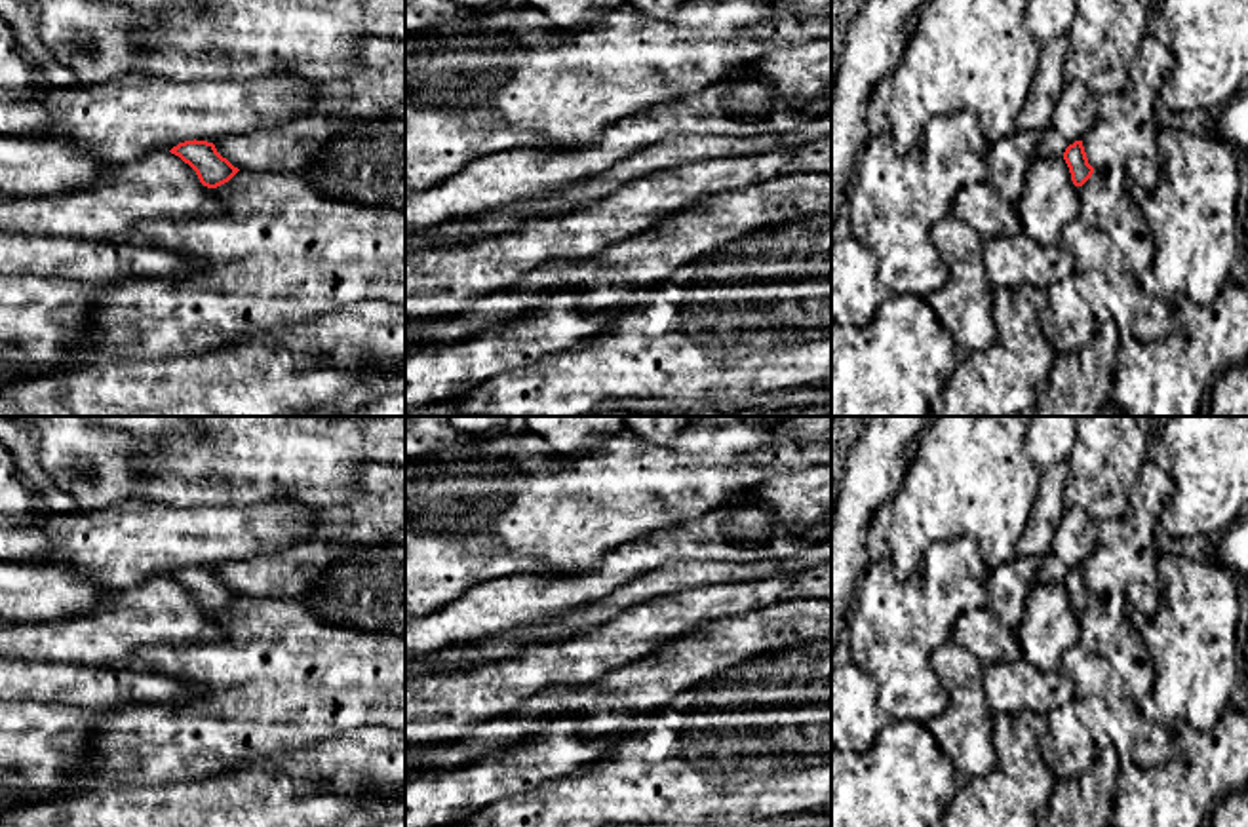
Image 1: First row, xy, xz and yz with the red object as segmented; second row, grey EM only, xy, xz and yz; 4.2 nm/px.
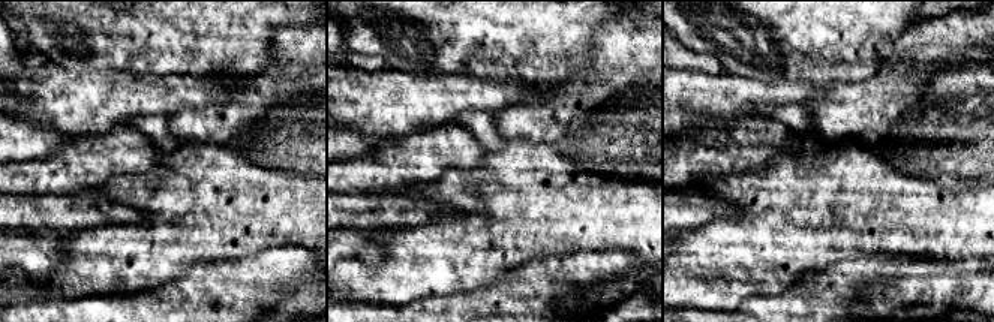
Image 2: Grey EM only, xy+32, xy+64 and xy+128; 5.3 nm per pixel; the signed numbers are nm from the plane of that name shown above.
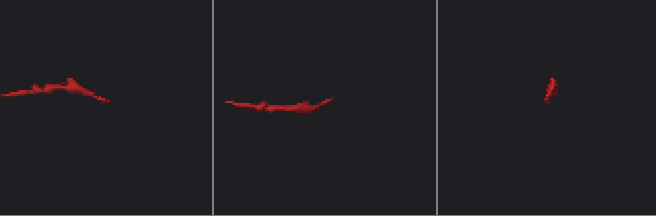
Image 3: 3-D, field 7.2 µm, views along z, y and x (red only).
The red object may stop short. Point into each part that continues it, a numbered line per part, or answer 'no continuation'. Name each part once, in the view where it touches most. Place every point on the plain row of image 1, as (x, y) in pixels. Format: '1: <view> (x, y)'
no continuation

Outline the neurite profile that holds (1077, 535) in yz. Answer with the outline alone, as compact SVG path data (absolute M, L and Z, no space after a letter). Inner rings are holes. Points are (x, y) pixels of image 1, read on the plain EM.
M1065 508L1054 530L1050 549L1039 559L1037 584L1063 582L1075 567L1082 567L1100 542L1100 521L1081 508Z

